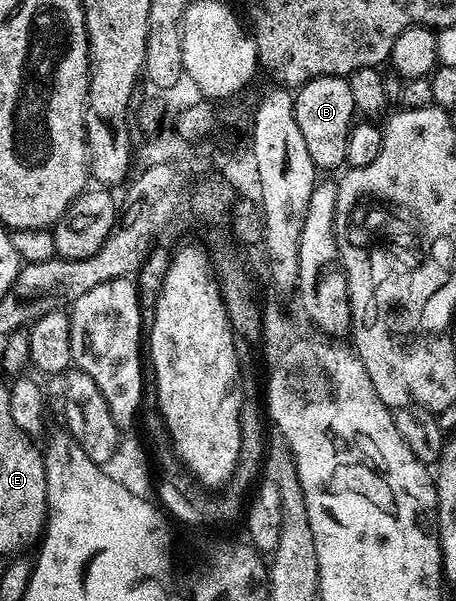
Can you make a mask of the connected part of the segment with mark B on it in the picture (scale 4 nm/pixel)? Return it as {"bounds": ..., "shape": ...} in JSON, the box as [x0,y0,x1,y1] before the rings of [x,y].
{"bounds":[292,75,357,172],"shape":[[[327,75],[311,79],[309,83],[304,83],[295,92],[292,112],[298,121],[298,130],[302,132],[302,137],[306,141],[306,150],[310,153],[310,161],[321,172],[332,171],[335,167],[343,168],[346,157],[346,141],[350,137],[354,126],[354,120],[357,118],[356,106],[354,105],[354,93],[350,93],[350,85],[347,78],[339,75]]]}

